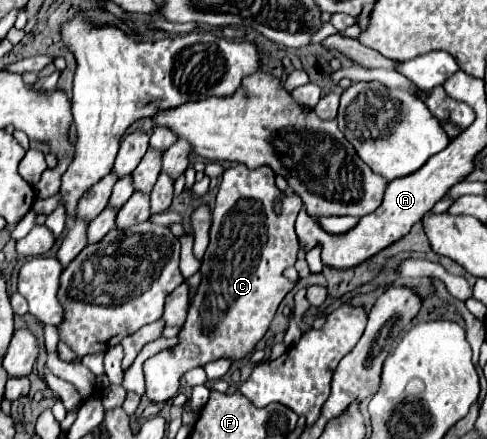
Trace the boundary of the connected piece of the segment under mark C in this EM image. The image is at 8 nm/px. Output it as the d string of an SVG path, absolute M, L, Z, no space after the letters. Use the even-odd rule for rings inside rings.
M233 165L231 169L225 171L217 193L217 203L213 209L211 241L201 263L201 283L189 305L187 321L177 335L179 343L171 349L159 351L155 357L149 357L143 365L147 381L145 395L151 401L163 403L173 399L179 389L181 377L189 369L203 367L205 363L217 359L239 361L247 357L255 349L257 341L261 341L263 335L267 333L279 303L295 287L295 283L283 277L283 271L287 267L293 267L297 261L299 239L295 237L295 217L303 207L303 201L297 193L283 193L281 213L275 213L275 201L279 201L279 193L281 191L275 185L275 171L271 167L247 169L247 165Z

